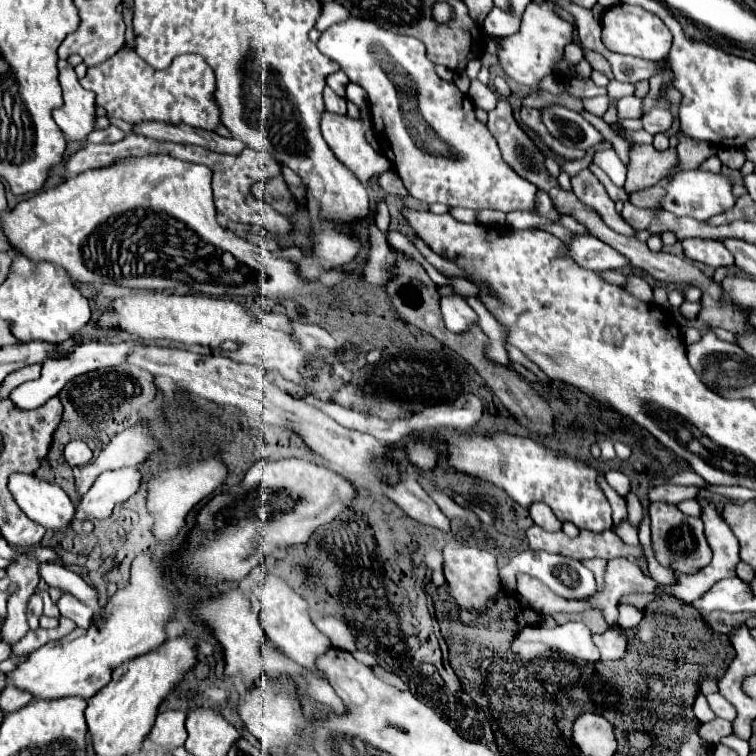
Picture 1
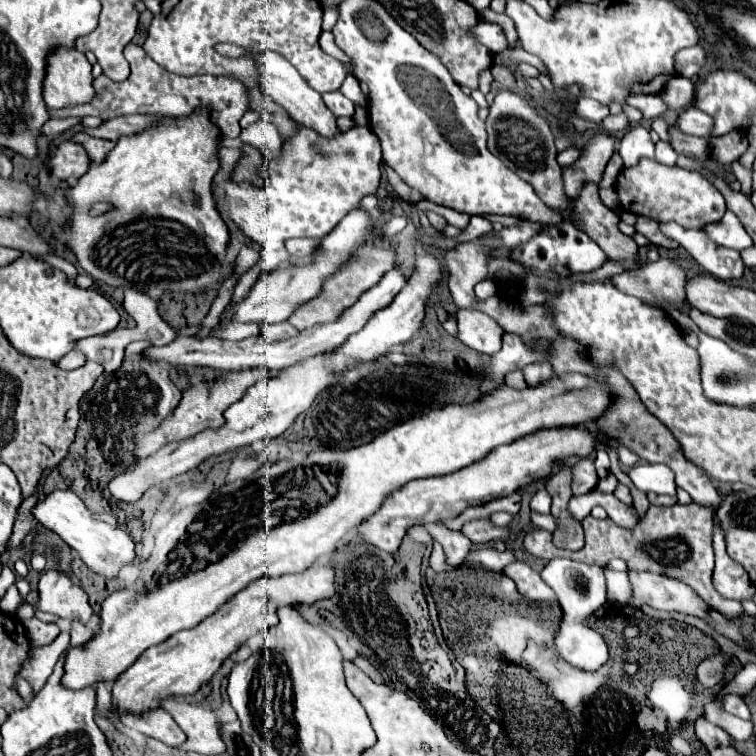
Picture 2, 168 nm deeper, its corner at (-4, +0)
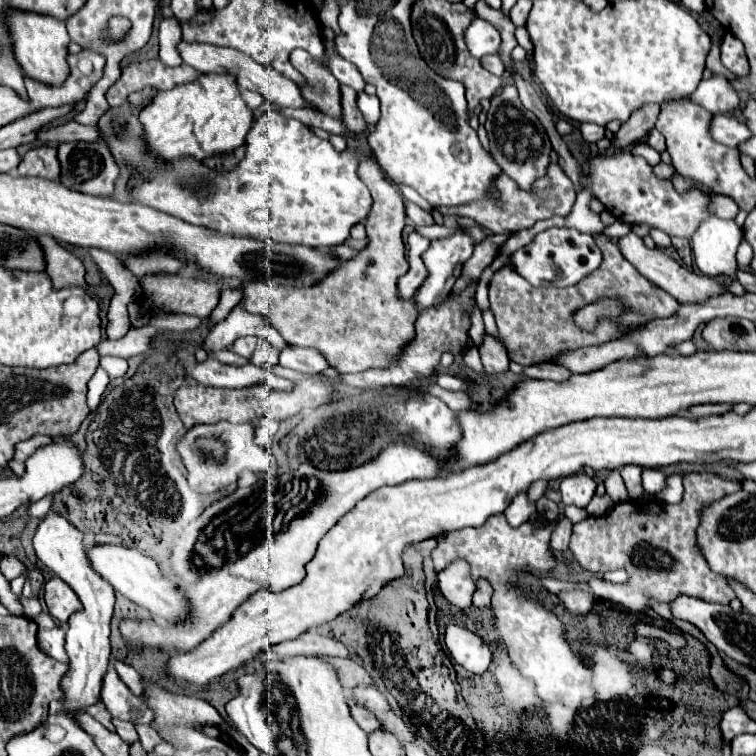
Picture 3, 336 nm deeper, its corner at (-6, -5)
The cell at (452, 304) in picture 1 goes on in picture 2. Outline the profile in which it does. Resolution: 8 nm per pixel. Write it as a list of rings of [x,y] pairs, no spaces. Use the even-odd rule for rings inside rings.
[[[459,309],[457,325],[459,341],[469,349],[485,355],[493,355],[501,349],[501,337],[505,331],[489,315],[475,309]]]

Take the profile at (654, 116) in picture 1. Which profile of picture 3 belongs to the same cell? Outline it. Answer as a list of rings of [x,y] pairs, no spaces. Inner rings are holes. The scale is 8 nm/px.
[[[715,114],[713,116],[711,126],[709,126],[709,134],[715,142],[731,146],[731,148],[735,148],[743,140],[751,138],[751,132],[745,126],[745,122],[741,122],[737,118],[731,118],[731,116],[725,116],[725,114]]]

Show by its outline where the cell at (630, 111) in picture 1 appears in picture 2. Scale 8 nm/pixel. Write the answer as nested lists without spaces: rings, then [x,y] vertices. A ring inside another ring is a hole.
[[[619,113],[619,115],[609,115],[609,117],[605,117],[603,121],[601,121],[601,129],[605,129],[605,131],[625,131],[627,127],[629,127],[629,121],[627,121],[627,117],[623,115],[623,113]]]

